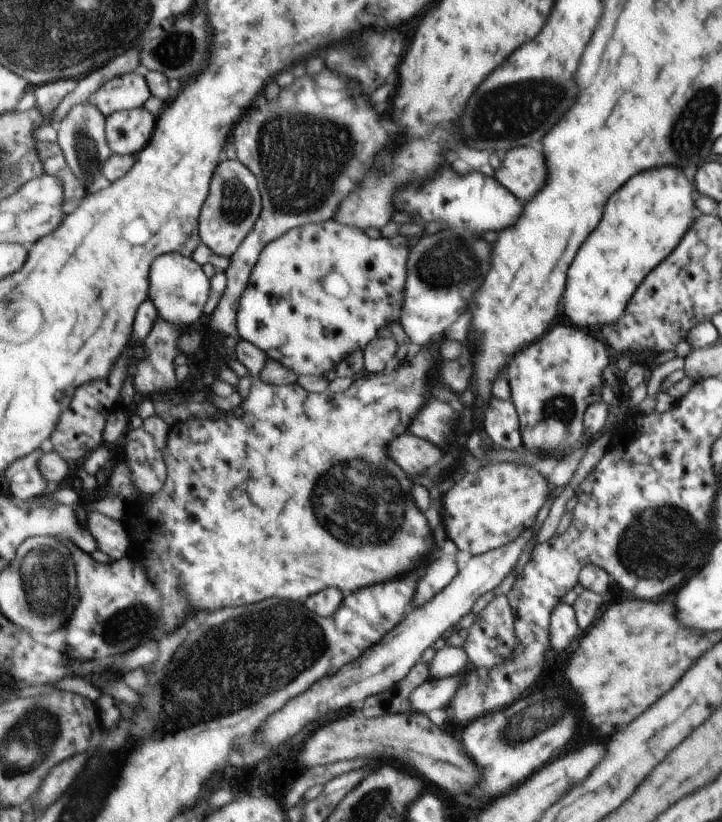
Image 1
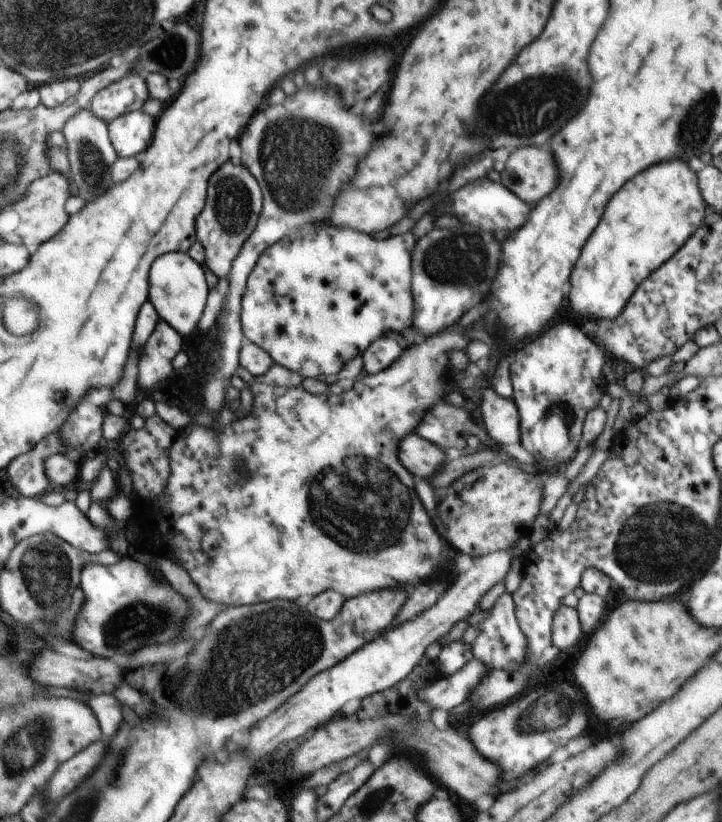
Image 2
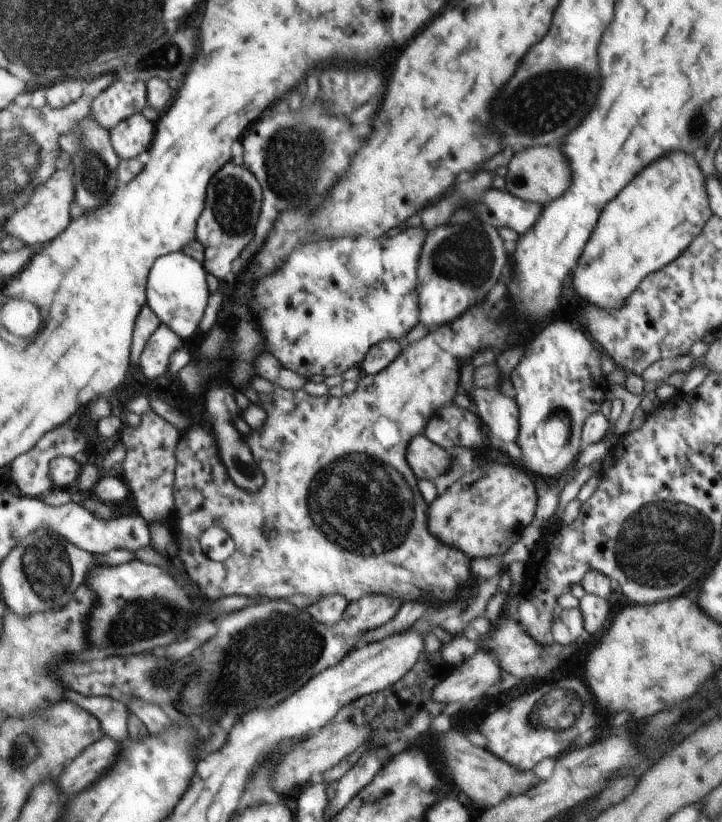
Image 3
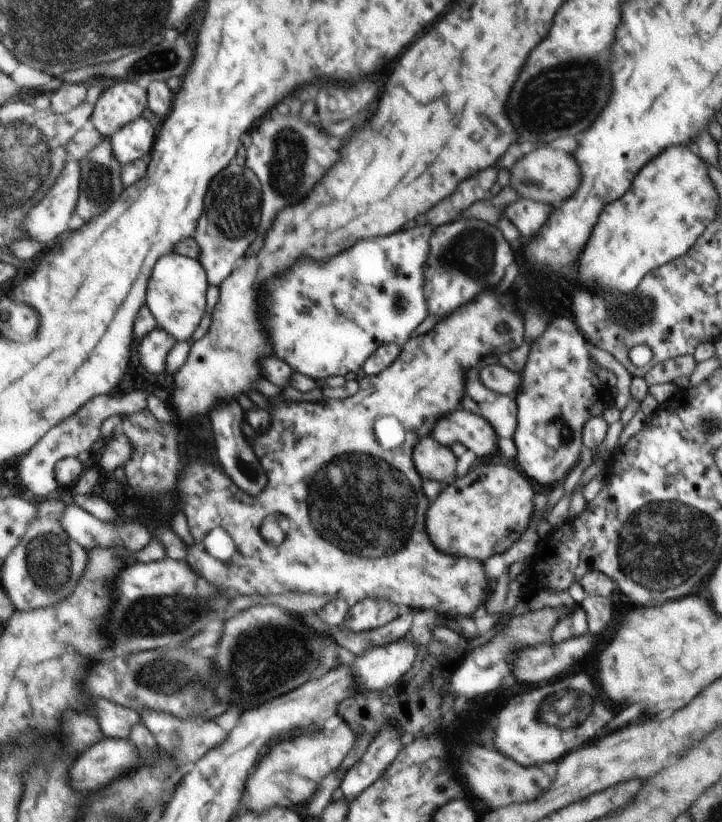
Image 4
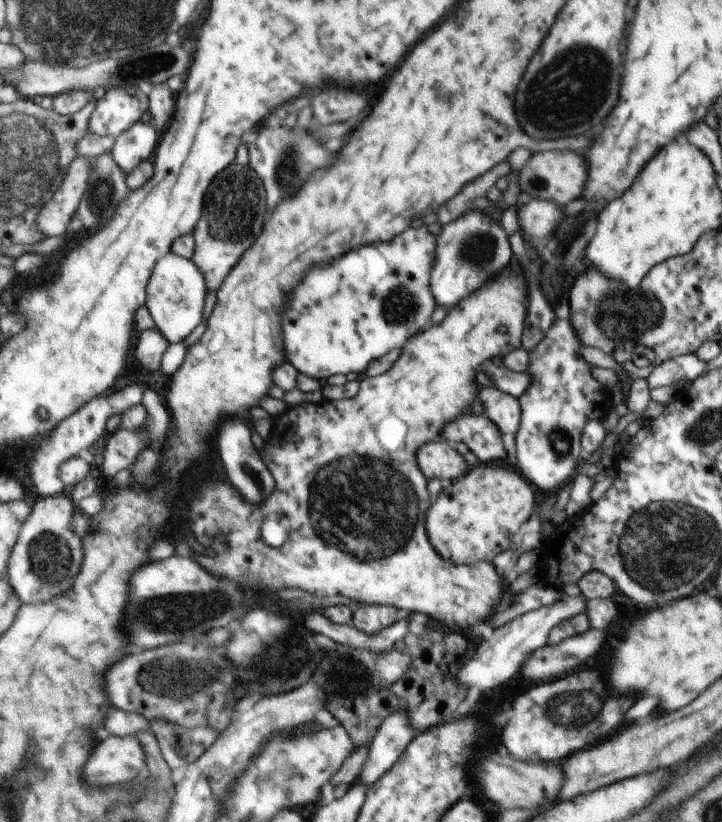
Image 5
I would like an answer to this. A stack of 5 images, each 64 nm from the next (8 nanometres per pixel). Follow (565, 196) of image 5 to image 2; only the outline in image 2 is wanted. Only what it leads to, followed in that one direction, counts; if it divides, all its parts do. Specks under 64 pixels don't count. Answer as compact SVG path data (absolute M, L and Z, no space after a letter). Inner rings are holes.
M519 147L502 158L507 162L499 174L501 184L523 202L533 204L555 188L557 170L547 150Z

